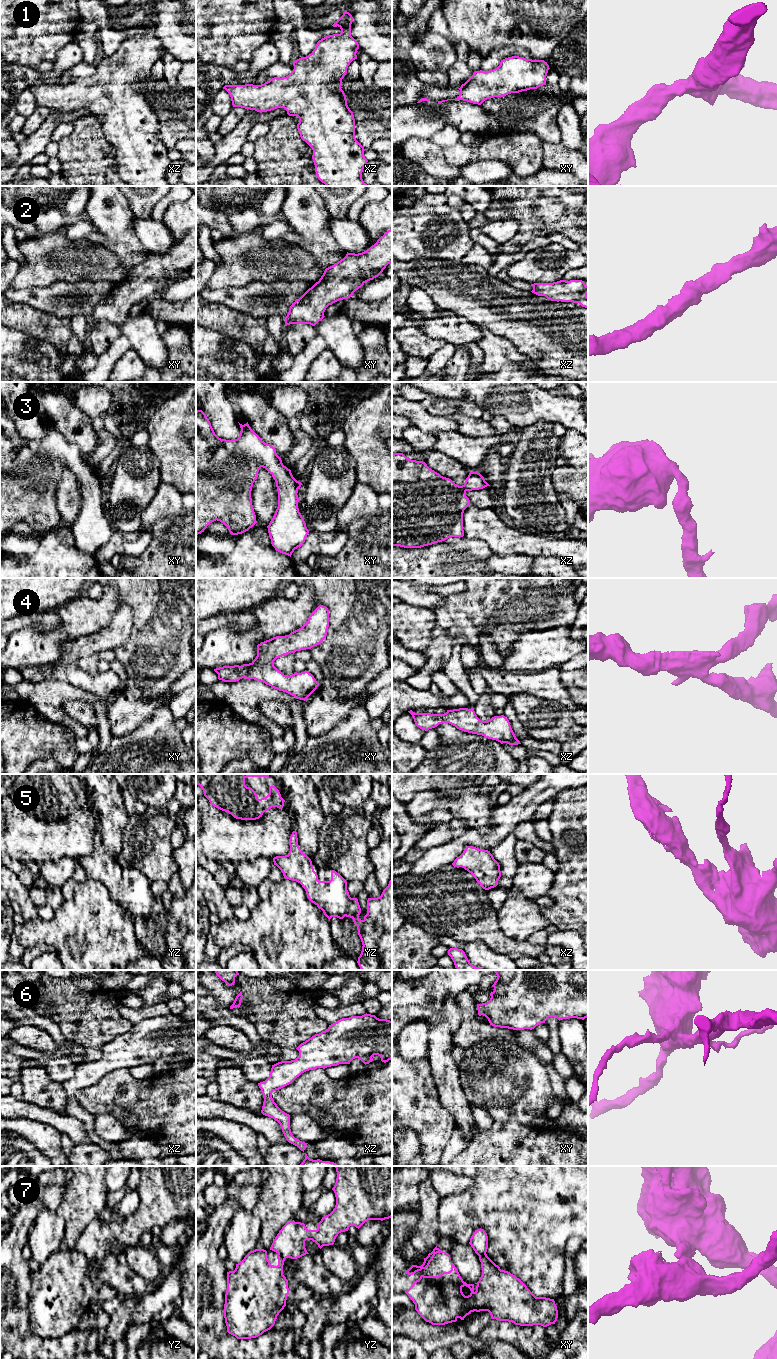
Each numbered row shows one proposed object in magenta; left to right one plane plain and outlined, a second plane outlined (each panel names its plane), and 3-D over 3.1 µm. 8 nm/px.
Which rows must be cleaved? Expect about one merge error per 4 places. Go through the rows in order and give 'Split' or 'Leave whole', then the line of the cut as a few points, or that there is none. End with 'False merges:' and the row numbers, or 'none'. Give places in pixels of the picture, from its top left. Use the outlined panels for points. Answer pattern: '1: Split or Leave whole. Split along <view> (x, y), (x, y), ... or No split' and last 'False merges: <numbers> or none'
1: Leave whole. No split
2: Leave whole. No split
3: Leave whole. No split
4: Leave whole. No split
5: Leave whole. No split
6: Leave whole. No split
7: Split. Split along yz (278, 1253), (284, 1259)
False merges: 7

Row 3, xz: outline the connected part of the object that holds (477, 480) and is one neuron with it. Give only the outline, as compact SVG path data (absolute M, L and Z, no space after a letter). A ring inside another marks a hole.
M392 453L392 546L421 548L450 537L463 537L463 513L470 505L467 491L490 486L478 472L470 472L462 486L441 476L423 461Z

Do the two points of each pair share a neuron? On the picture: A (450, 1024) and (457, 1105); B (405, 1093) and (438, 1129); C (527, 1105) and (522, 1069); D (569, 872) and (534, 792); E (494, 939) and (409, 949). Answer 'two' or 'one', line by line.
A: one
B: one
C: one
D: two
E: two

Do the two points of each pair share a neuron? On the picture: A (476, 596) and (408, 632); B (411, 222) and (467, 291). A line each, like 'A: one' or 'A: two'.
A: two
B: two

